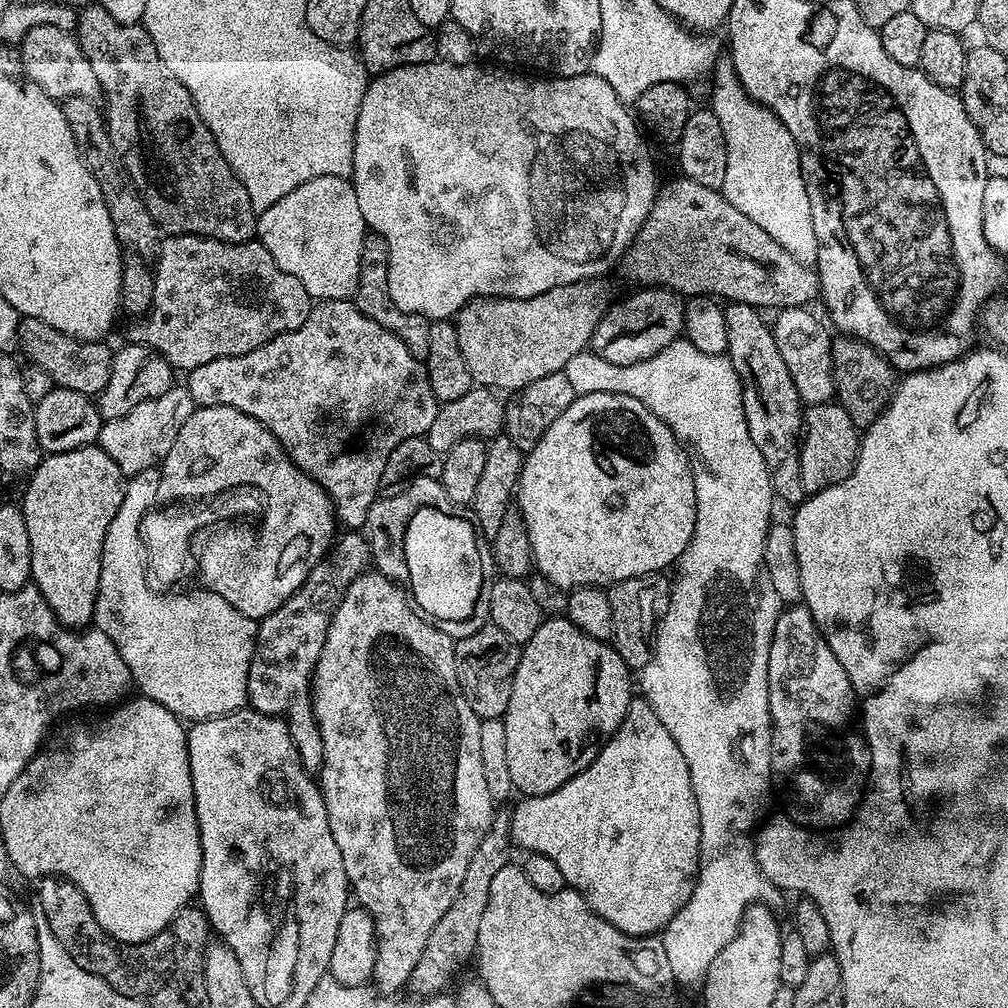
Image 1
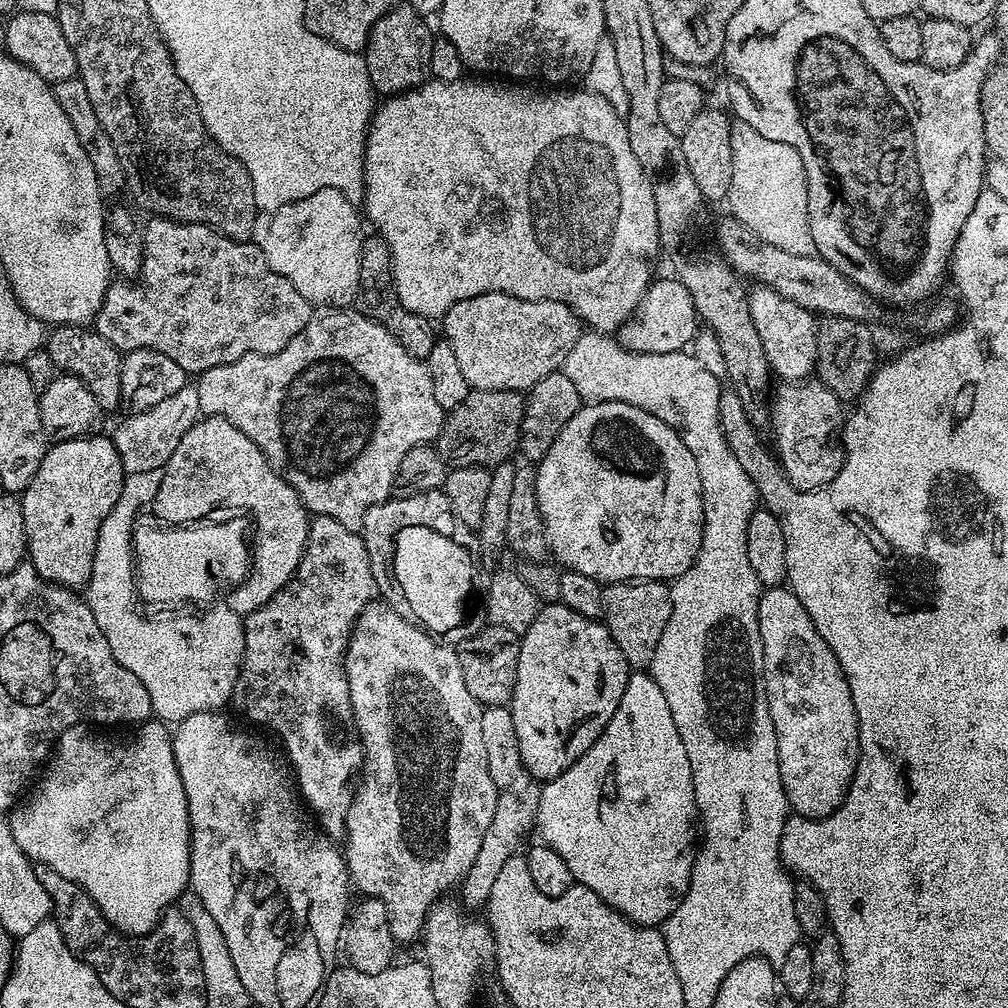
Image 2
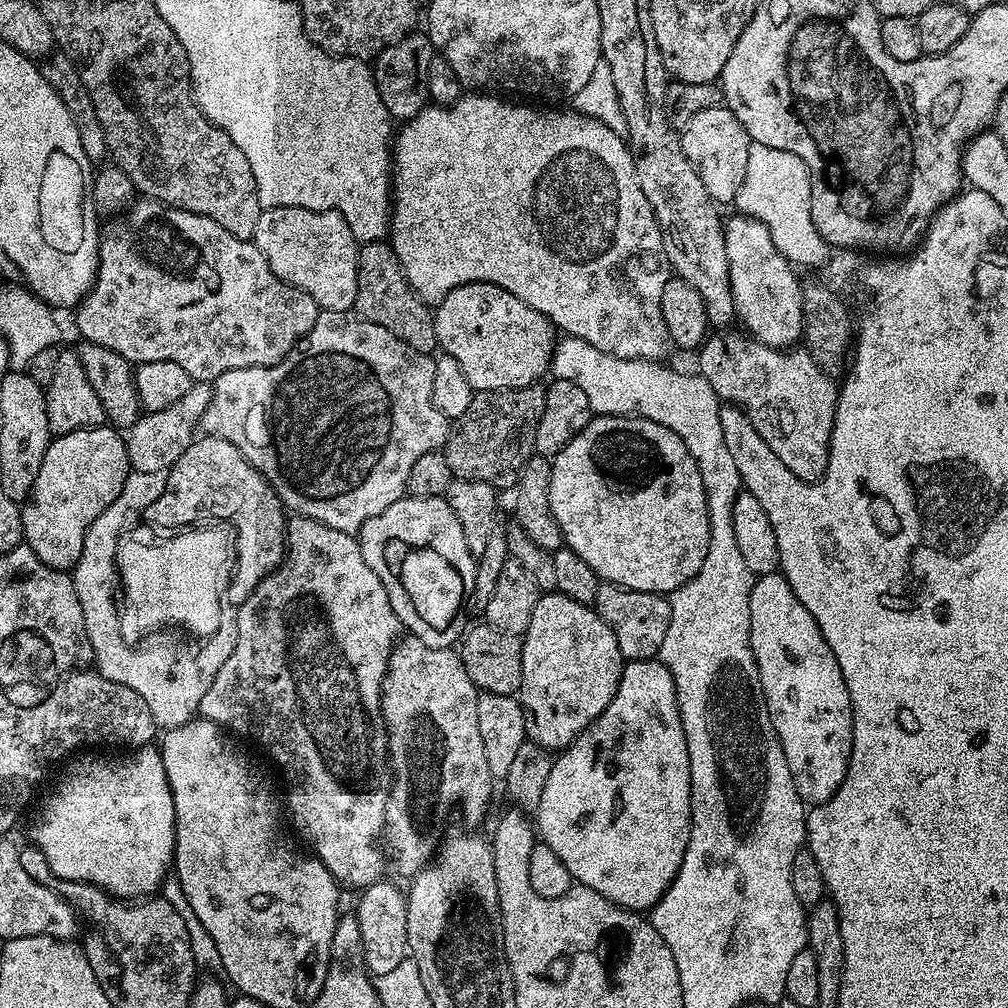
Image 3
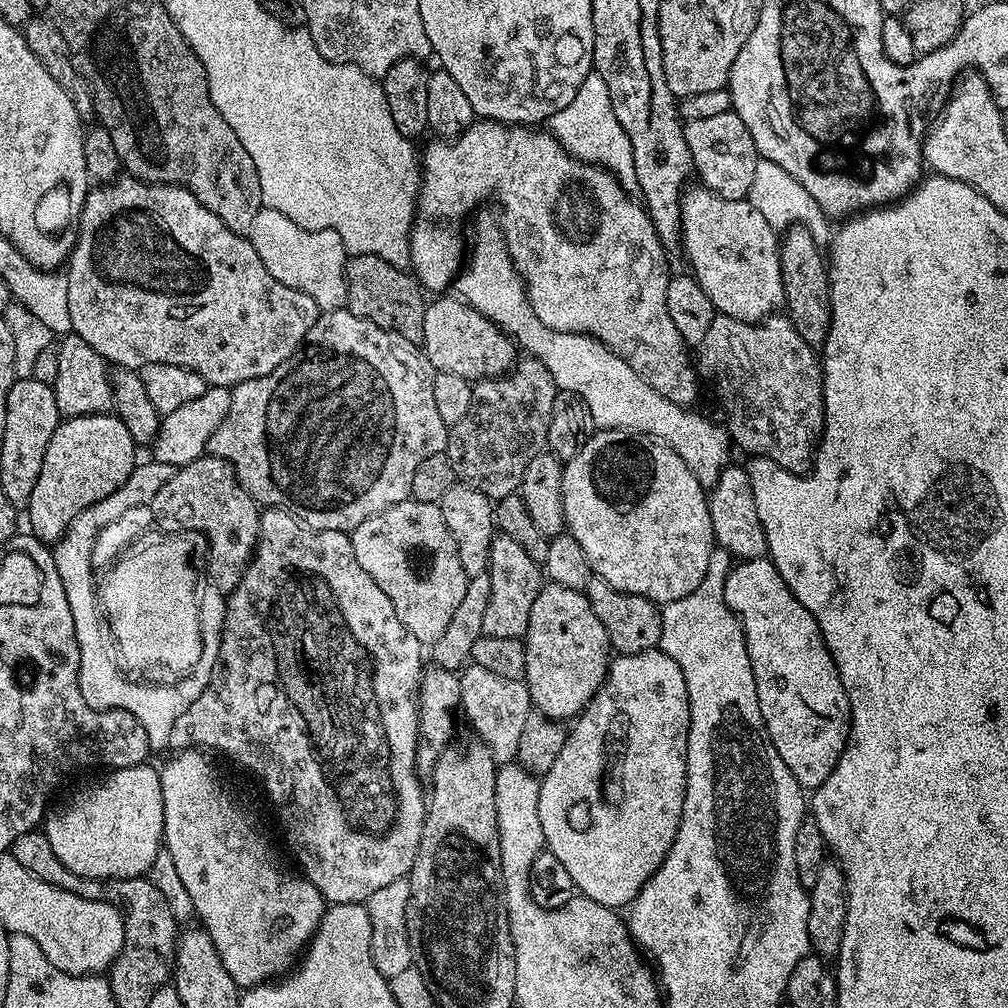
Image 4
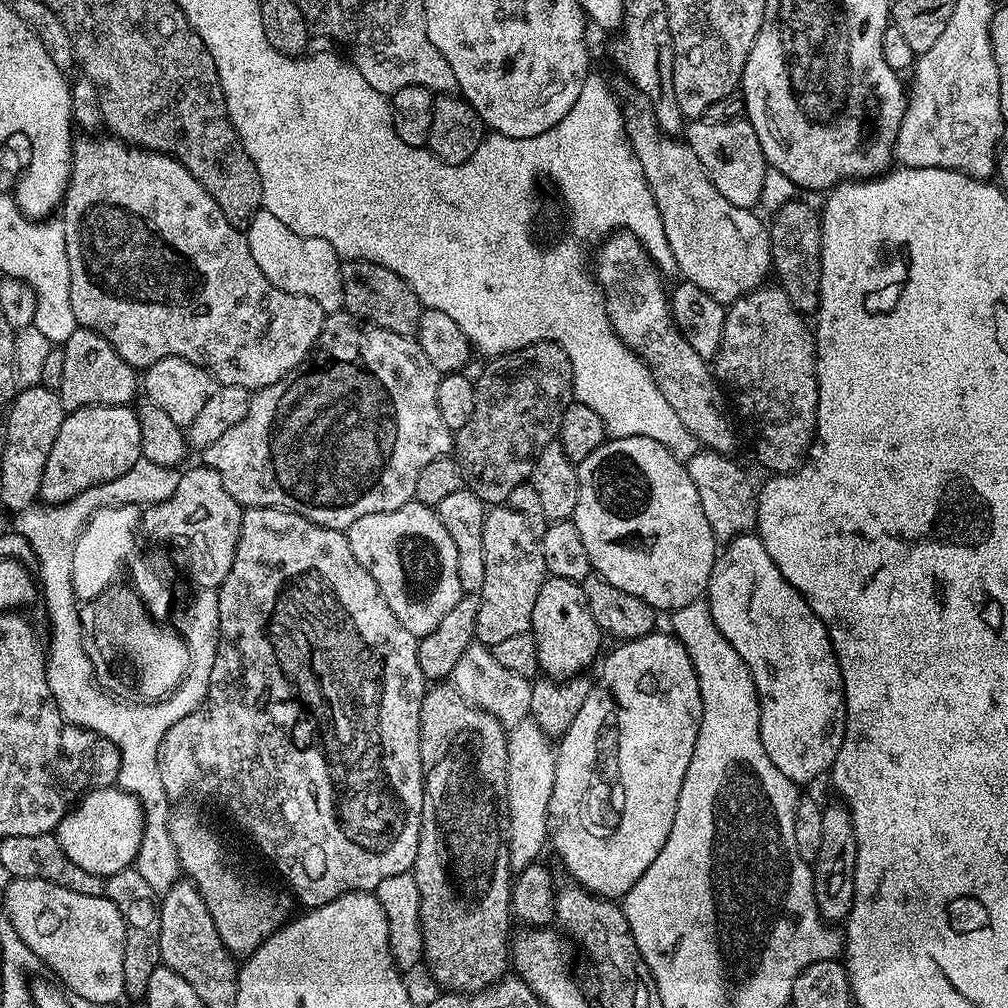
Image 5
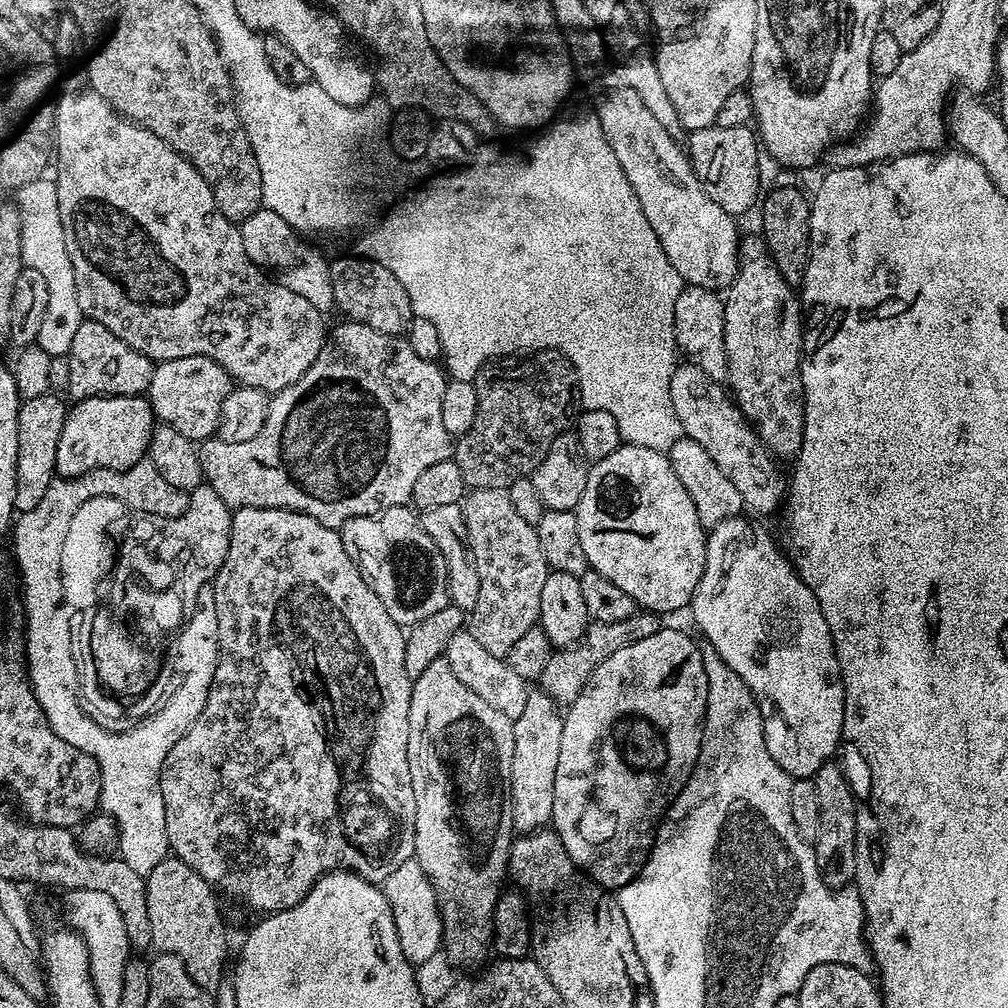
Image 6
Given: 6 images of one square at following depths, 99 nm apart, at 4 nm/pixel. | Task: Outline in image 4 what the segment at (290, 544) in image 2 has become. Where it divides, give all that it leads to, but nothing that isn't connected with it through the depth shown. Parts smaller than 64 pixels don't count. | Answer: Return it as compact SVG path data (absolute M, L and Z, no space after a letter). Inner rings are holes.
M205 454L199 456L194 462L184 464L181 468L175 469L170 478L170 482L166 482L166 486L162 486L162 490L158 490L158 494L154 494L151 502L153 510L153 525L160 530L188 530L184 528L193 528L196 532L201 532L203 539L216 540L216 548L220 546L222 550L226 550L226 554L230 552L230 560L234 560L234 578L238 574L238 568L246 571L248 561L251 560L253 552L256 550L256 539L260 536L260 513L255 500L236 477L236 472L232 469L231 464L227 460L221 460L219 456Z

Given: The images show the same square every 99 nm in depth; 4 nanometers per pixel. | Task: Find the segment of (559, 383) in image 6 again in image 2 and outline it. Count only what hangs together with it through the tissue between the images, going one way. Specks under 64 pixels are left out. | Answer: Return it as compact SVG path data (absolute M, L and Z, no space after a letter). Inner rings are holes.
M469 391L465 400L445 415L440 437L434 442L436 451L452 468L474 466L491 470L497 464L511 461L520 446L524 402L525 397L519 392Z

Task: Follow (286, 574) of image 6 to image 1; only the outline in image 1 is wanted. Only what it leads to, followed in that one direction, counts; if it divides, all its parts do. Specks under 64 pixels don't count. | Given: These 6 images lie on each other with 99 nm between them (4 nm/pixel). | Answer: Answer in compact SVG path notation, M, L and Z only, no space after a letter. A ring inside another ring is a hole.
M356 530L343 534L335 537L328 553L310 570L299 590L286 598L278 610L259 621L248 675L248 704L257 712L279 716L288 723L304 767L313 774L319 773L324 762L324 747L312 709L312 675L322 654L334 610L342 602L348 587L370 568L369 541Z

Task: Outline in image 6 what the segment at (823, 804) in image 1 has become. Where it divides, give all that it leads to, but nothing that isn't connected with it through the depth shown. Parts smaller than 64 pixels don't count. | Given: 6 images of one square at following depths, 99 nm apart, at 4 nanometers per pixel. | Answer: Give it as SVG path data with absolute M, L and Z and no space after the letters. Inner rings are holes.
M743 515L731 516L707 533L706 570L702 570L702 582L698 582L698 590L692 595L690 612L696 615L697 630L708 639L705 640L707 647L715 650L718 658L756 693L770 758L774 758L788 776L806 780L837 755L844 717L844 679L821 609L816 612L816 624L784 624L780 612L768 612L768 600L788 600L788 596L792 596L792 575L796 569L778 544L776 549L766 529L744 519Z

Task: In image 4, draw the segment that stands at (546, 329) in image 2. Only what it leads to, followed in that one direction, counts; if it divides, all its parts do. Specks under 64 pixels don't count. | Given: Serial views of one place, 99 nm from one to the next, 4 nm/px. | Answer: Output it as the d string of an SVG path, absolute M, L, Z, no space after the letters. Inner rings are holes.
M440 294L435 297L436 301L431 301L426 310L426 318L422 322L422 334L424 343L422 345L424 353L428 355L428 361L437 372L449 372L458 374L470 382L477 380L489 380L495 376L502 376L513 371L517 363L518 345L507 332L503 332L498 325L486 318L478 310L474 310L469 304L452 294Z

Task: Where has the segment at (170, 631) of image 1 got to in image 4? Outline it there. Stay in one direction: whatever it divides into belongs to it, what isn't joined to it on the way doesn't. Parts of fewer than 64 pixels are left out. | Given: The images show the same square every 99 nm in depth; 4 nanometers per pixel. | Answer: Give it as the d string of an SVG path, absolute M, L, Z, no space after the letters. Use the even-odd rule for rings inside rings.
M149 459L147 463L137 463L130 478L126 478L126 482L122 482L122 486L118 486L118 490L110 494L110 498L102 498L102 502L94 502L94 506L82 510L82 514L78 514L78 518L70 522L64 535L56 541L52 548L52 557L54 566L58 566L58 578L62 578L62 587L66 590L66 602L70 602L70 614L74 614L74 634L80 651L78 686L82 698L99 712L106 712L110 708L121 708L122 711L129 712L146 732L149 745L153 749L163 749L168 743L170 726L174 726L178 714L183 713L180 711L180 704L176 704L176 696L172 696L172 692L164 692L156 684L135 684L134 681L127 680L117 661L111 660L114 652L110 647L110 636L106 631L106 621L98 599L98 580L95 575L92 577L92 551L102 528L109 526L110 522L121 517L131 507L151 505L154 494L158 494L158 490L166 486L164 464L154 459Z

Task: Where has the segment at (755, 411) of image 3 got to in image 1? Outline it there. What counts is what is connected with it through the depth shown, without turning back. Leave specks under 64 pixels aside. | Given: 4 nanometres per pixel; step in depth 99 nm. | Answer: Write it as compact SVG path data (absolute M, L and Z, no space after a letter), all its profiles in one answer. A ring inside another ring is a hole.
M839 402L813 404L805 411L800 442L800 469L805 493L821 492L845 480L854 470L860 453L861 433L850 422Z

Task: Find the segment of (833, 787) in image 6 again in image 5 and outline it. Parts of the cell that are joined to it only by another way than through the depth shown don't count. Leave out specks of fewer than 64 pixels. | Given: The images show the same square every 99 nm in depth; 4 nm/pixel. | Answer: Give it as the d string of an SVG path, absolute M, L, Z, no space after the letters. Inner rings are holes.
M835 802L836 804L827 805L824 808L822 814L822 847L818 850L818 858L811 861L810 867L812 870L812 881L814 882L814 904L818 906L820 911L820 919L825 922L836 922L832 920L840 920L840 922L847 921L850 910L852 909L852 903L854 902L854 866L856 865L856 835L854 834L854 826L852 825L852 819L848 813L847 808L844 807L843 803Z

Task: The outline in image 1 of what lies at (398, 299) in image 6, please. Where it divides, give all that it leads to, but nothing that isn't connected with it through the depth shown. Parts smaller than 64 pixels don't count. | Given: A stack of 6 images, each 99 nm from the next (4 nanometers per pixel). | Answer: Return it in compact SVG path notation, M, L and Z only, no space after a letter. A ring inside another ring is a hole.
M368 234L364 237L362 258L360 259L360 277L354 302L358 306L358 310L362 310L362 314L366 314L366 318L378 322L378 326L393 332L402 342L402 346L406 346L406 350L410 350L410 354L414 354L414 358L427 361L430 354L430 322L425 316L403 312L398 310L398 306L394 306L388 285L388 243L381 236Z

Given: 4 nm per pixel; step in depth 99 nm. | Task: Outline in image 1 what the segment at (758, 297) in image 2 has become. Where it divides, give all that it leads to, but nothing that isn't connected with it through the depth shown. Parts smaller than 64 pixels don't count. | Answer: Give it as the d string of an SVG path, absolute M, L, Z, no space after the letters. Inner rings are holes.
M807 307L781 308L775 313L772 333L778 342L782 362L798 386L798 394L805 405L826 404L835 397L834 374L832 373L832 341L829 329L820 325L820 320ZM828 331L828 332L827 332Z

